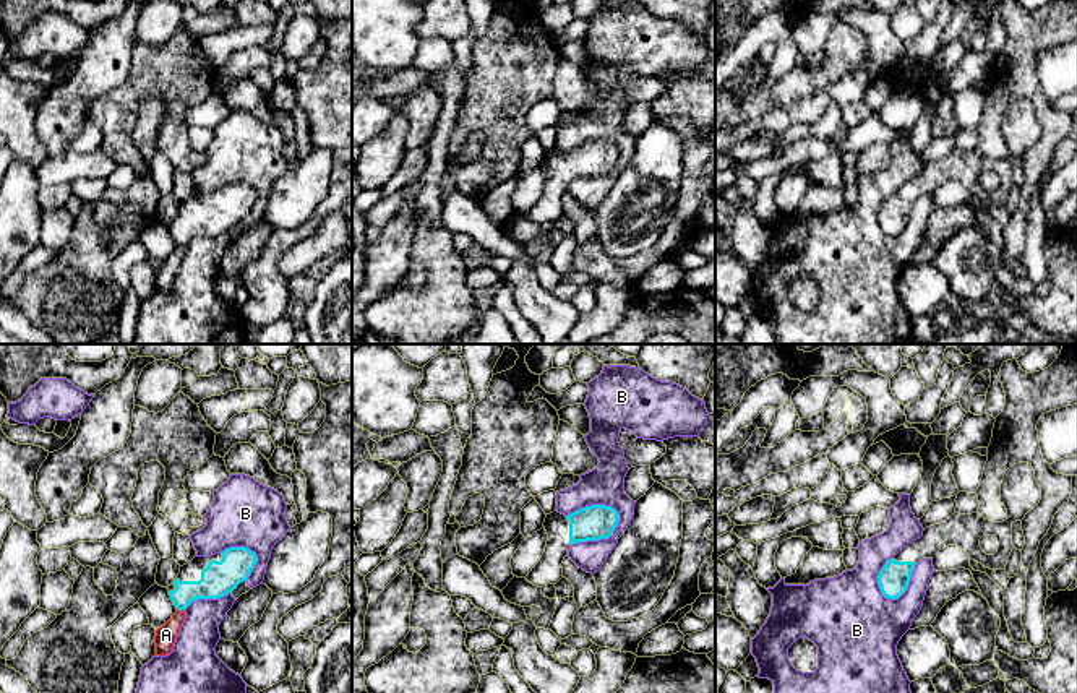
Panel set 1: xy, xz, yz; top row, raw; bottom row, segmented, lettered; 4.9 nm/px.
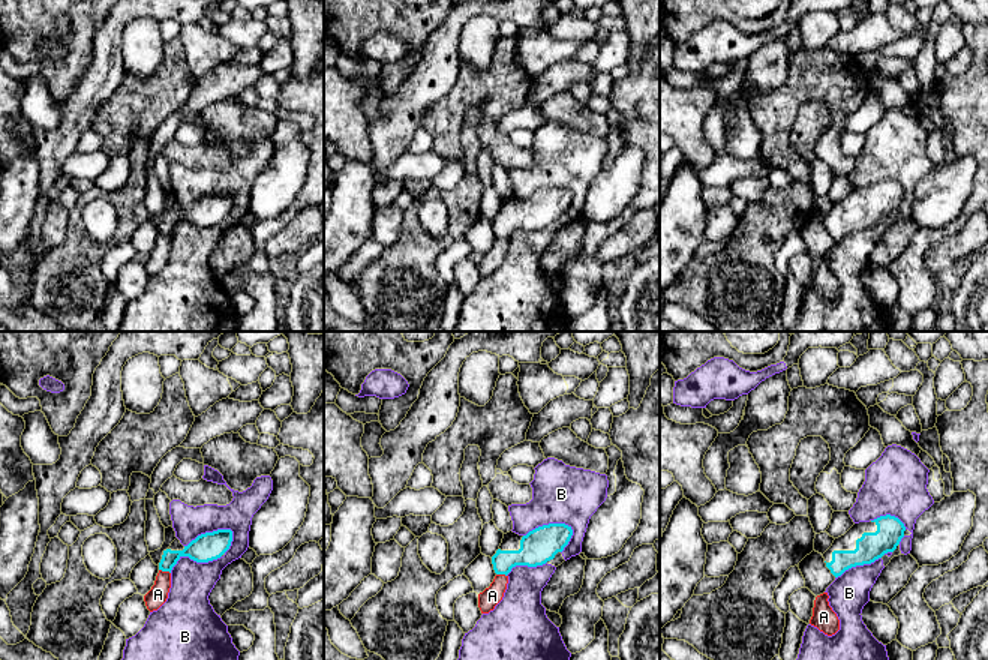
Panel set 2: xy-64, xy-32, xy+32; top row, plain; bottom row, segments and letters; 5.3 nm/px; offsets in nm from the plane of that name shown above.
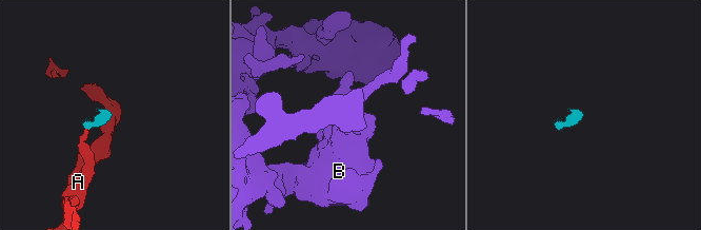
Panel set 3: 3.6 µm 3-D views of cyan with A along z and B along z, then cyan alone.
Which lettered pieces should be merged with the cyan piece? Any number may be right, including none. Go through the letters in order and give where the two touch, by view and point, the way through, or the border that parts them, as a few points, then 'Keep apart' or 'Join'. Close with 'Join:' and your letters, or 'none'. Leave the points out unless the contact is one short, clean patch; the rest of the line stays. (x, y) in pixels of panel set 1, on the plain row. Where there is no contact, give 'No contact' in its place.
A: Touches cyan at xy (180, 245). Boundary: xy (177, 244), (184, 247). Keep apart
B: Touches cyan at xz (602, 174). Keep apart
Join: none

